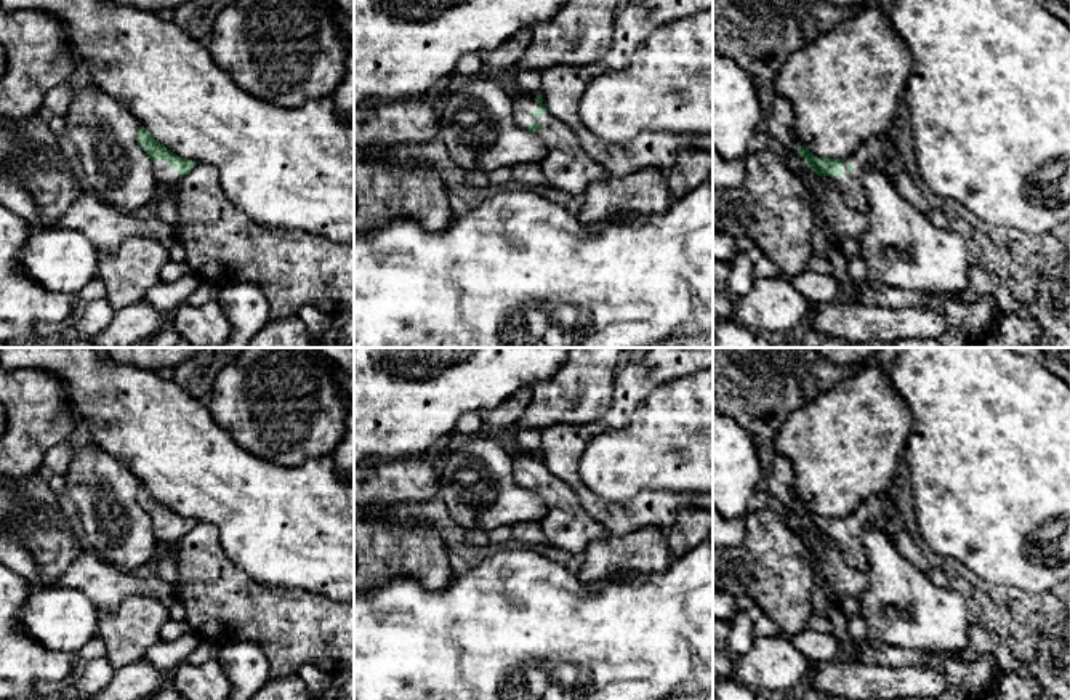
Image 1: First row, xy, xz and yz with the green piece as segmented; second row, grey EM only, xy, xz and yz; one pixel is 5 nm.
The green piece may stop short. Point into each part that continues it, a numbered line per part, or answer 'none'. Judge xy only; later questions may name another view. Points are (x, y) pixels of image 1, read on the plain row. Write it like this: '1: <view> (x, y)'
1: xy (165, 534)

